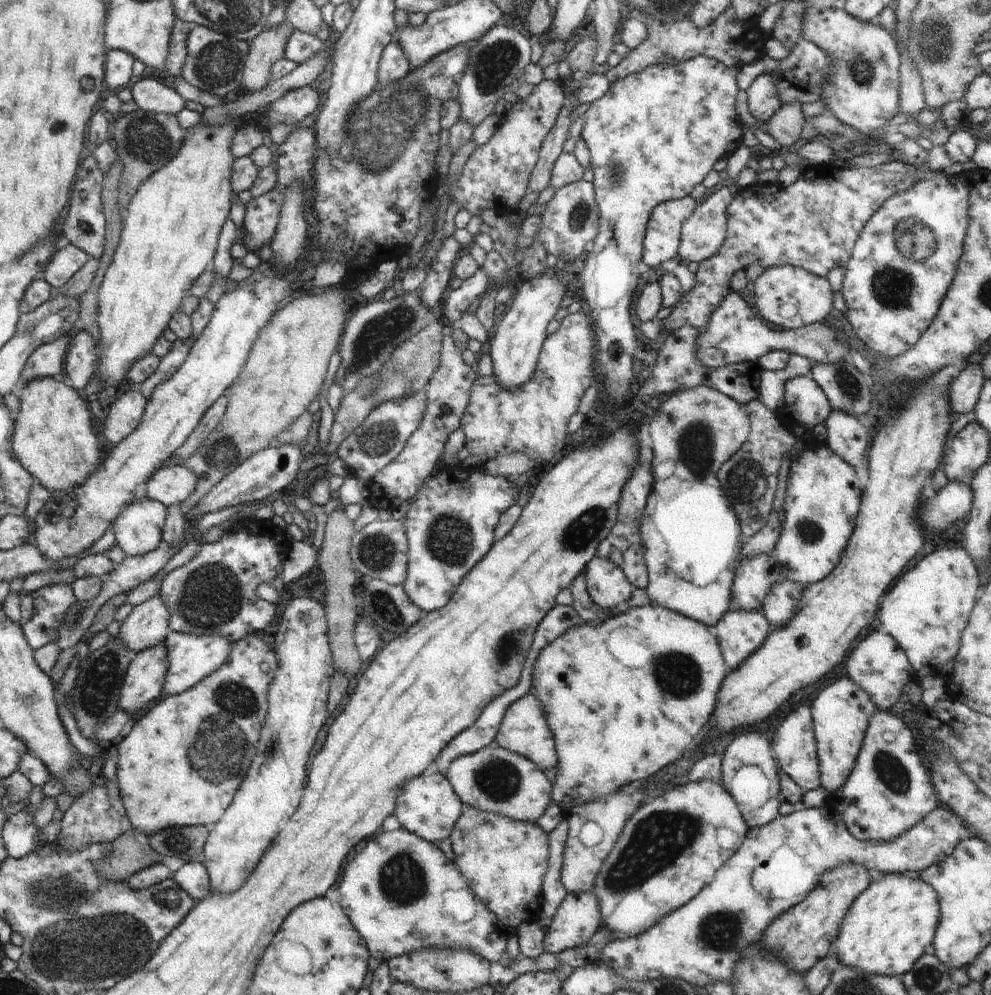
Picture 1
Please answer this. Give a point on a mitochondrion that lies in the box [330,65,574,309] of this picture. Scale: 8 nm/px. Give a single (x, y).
(388, 132)

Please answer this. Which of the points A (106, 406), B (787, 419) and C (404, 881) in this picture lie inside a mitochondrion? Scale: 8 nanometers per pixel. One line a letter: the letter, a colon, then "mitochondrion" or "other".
A: other
B: other
C: mitochondrion

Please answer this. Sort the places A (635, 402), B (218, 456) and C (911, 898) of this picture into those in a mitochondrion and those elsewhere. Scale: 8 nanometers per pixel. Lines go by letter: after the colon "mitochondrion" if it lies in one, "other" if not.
A: other
B: mitochondrion
C: other

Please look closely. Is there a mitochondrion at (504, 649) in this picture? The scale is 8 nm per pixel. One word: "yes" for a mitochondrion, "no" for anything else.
yes

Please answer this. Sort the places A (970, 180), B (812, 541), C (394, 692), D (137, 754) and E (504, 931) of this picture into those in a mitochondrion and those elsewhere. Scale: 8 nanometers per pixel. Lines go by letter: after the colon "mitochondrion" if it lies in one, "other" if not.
A: other
B: mitochondrion
C: other
D: other
E: other

